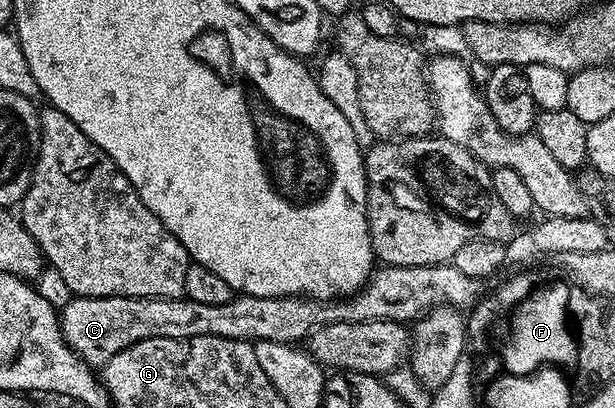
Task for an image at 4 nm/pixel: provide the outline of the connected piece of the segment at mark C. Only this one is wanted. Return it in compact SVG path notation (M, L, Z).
M440 263L437 267L389 267L381 266L373 270L369 280L359 291L339 300L321 301L299 295L283 295L282 297L258 297L257 295L237 294L226 305L202 305L198 301L181 297L179 299L143 299L142 297L73 297L66 306L59 308L60 332L68 343L70 350L78 358L93 368L103 368L114 353L122 353L122 349L130 349L130 345L138 345L138 341L150 341L150 337L230 337L249 341L278 341L291 343L307 340L318 327L331 323L365 323L375 319L392 319L396 323L407 324L415 321L425 311L433 307L455 307L472 309L485 294L485 280L466 277L457 267L448 263Z

